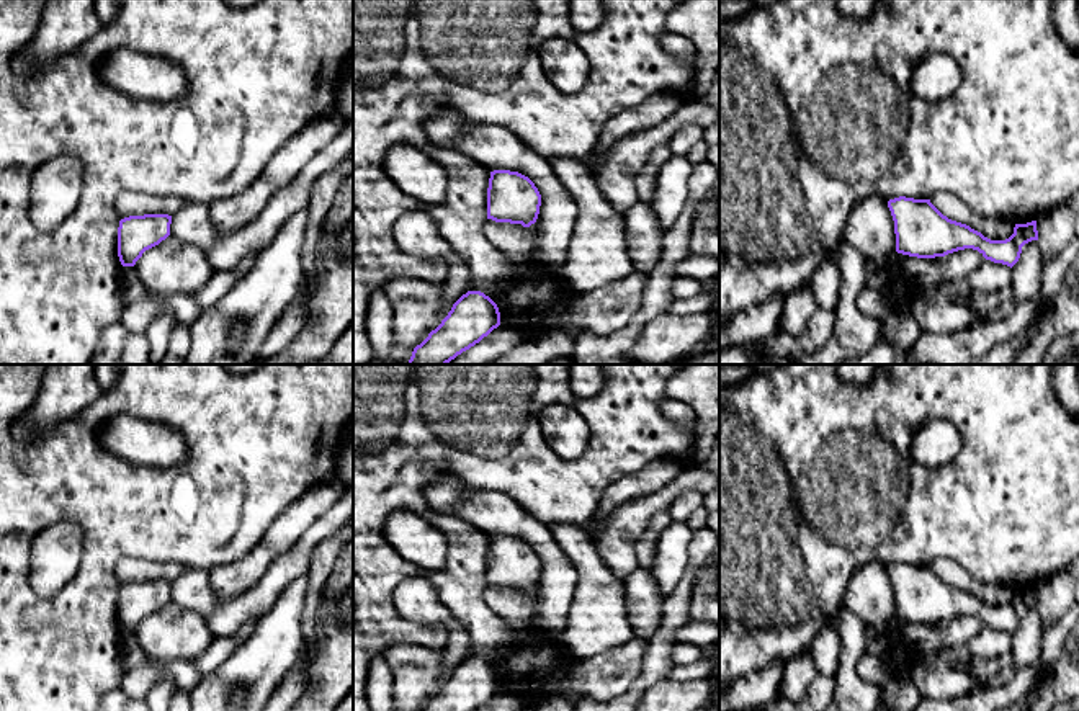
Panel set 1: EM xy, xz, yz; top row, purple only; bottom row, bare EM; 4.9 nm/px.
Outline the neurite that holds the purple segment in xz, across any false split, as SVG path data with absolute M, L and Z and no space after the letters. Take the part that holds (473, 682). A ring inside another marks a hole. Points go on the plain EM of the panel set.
M468 657L420 711L476 711L499 691L497 670L481 657Z

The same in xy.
M123 557L116 566L121 584L118 623L123 633L134 633L142 619L170 601L172 582L183 574L178 562L155 562Z

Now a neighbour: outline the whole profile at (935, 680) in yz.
M919 654L909 672L922 698L929 700L955 700L974 686L965 672L948 667L935 654Z

